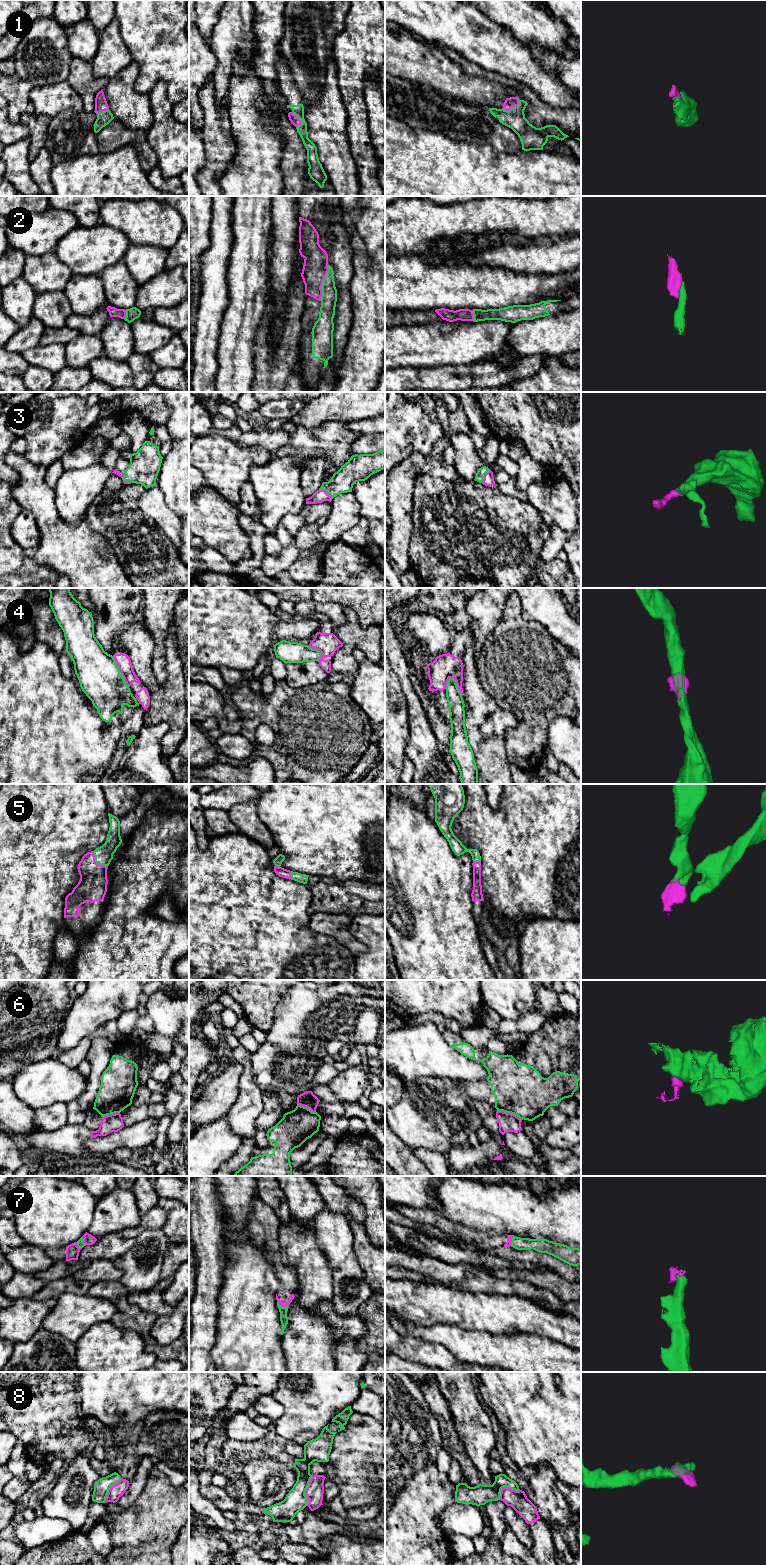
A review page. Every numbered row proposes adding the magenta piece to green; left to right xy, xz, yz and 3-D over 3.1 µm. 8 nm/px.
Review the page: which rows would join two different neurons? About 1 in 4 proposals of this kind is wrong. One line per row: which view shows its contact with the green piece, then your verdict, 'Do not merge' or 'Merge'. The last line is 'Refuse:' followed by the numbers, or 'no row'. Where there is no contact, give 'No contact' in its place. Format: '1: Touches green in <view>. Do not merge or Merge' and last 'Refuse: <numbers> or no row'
1: Touches green in yz. Merge
2: Touches green in xz. Merge
3: Touches green in xz. Merge
4: Touches green in xy. Do not merge
5: Touches green in xy. Merge
6: Touches green in yz. Do not merge
7: Touches green in xz. Merge
8: Touches green in xz. Do not merge
Refuse: 4, 6, 8

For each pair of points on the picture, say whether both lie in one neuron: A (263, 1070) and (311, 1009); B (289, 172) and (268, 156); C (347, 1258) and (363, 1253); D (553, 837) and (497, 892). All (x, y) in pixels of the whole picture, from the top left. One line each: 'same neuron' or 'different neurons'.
A: same neuron
B: different neurons
C: different neurons
D: same neuron

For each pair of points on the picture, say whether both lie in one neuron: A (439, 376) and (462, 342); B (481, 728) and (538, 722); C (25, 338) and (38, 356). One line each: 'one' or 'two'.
A: two
B: two
C: two

